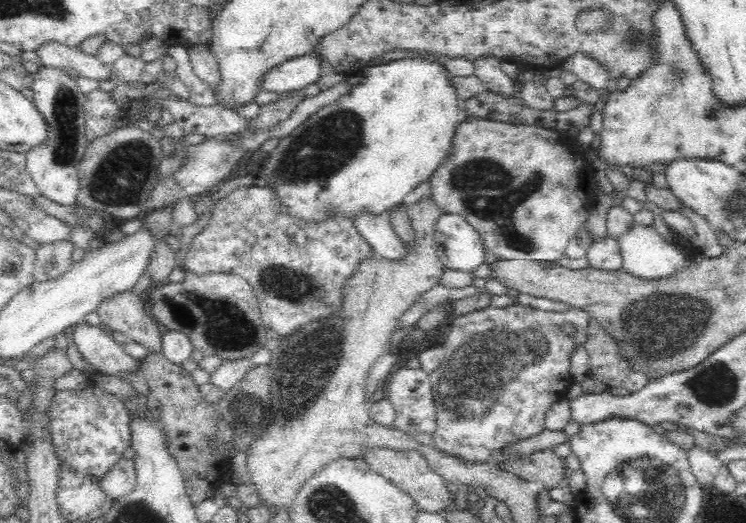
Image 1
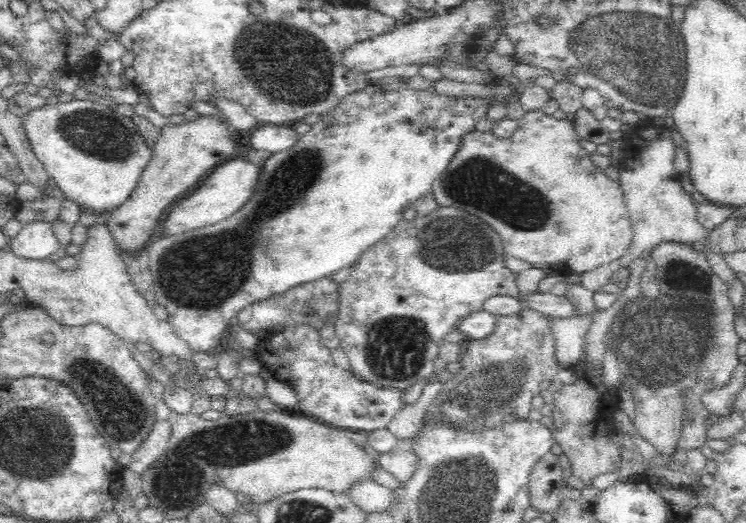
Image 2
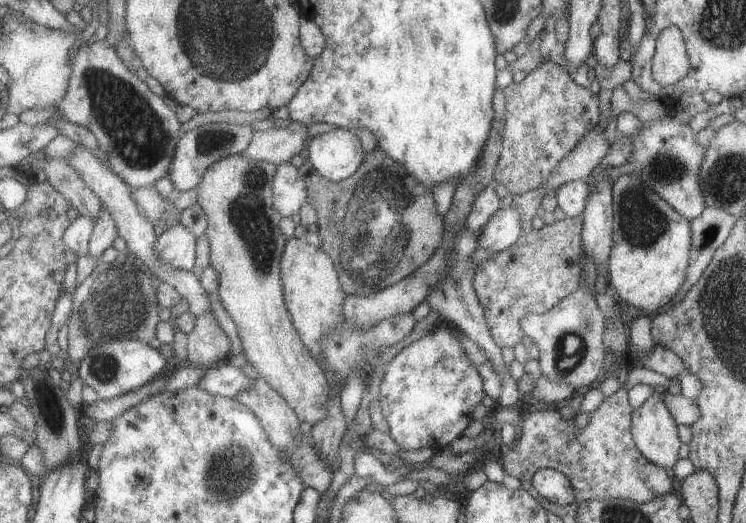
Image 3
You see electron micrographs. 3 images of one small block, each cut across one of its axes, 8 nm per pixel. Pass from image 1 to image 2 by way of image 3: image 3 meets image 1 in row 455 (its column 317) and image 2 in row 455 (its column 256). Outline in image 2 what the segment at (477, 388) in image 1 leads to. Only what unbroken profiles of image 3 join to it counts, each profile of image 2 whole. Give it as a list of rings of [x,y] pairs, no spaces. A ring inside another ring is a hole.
[[[406,439],[399,440],[390,452],[379,455],[376,462],[398,482],[404,482],[412,474],[416,460]]]

